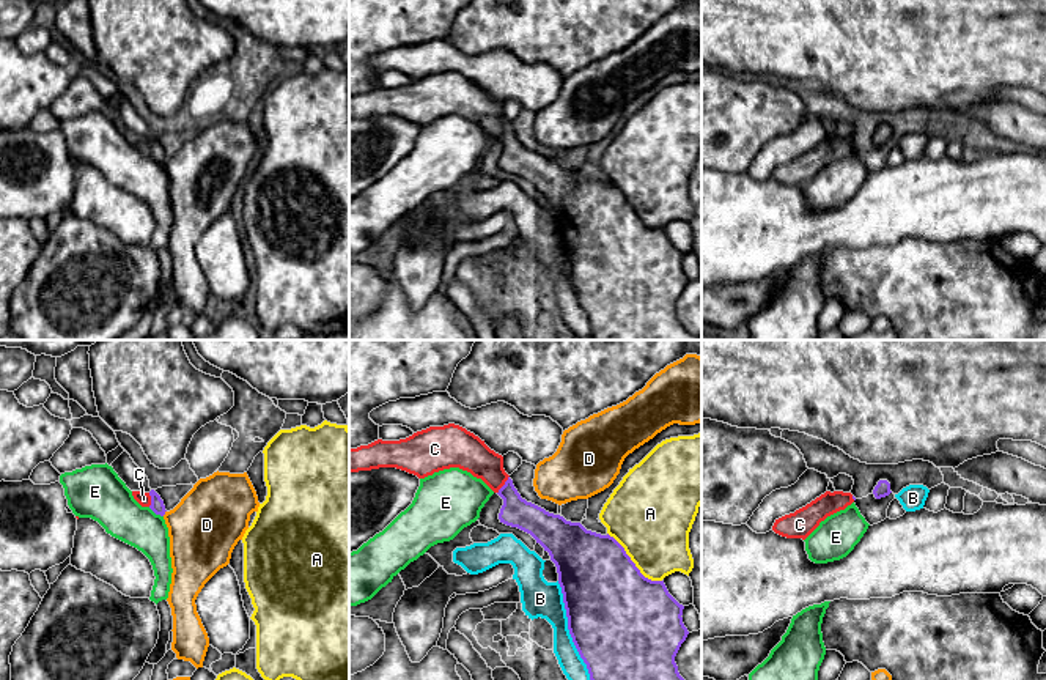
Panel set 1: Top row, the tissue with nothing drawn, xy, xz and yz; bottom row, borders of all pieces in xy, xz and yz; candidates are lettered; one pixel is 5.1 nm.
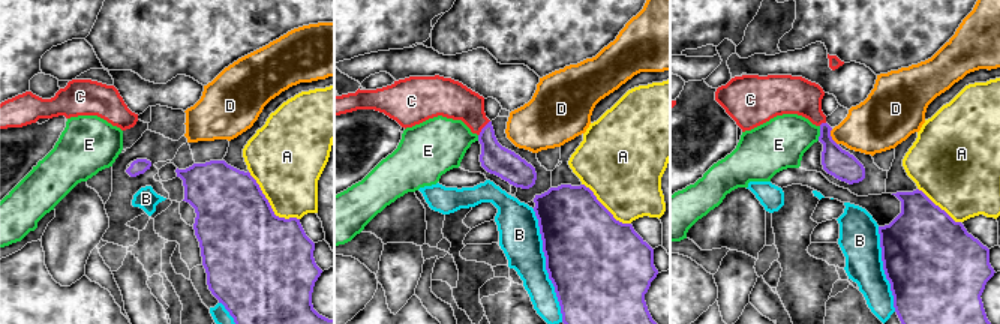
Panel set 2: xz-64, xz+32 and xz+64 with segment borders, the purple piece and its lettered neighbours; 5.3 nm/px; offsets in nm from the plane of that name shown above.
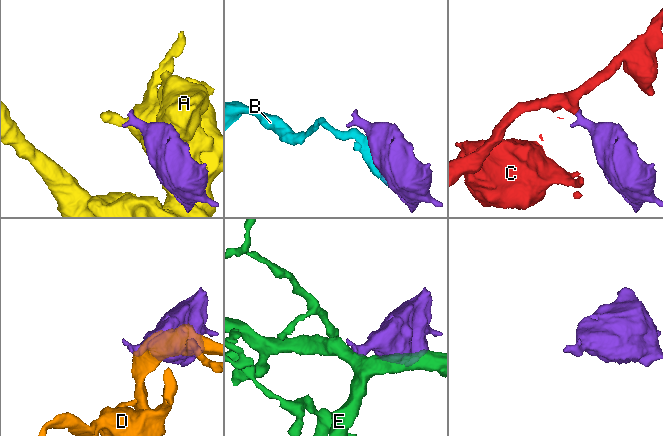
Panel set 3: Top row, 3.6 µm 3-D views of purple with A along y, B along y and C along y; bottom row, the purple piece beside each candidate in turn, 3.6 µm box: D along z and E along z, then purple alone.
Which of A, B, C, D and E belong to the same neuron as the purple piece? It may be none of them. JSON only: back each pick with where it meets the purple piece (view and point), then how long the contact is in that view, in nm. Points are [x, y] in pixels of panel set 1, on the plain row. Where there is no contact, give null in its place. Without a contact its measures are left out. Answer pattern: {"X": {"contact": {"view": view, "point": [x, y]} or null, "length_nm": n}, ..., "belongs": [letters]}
{"C": {"contact": {"view": "xz", "point": [504, 133]}, "length_nm": 110}, "belongs": ["C"]}

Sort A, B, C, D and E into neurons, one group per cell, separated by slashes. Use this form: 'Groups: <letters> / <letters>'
Groups: A / B / C / D / E

